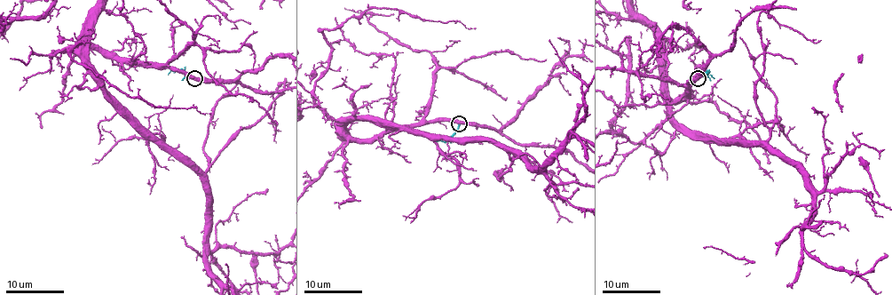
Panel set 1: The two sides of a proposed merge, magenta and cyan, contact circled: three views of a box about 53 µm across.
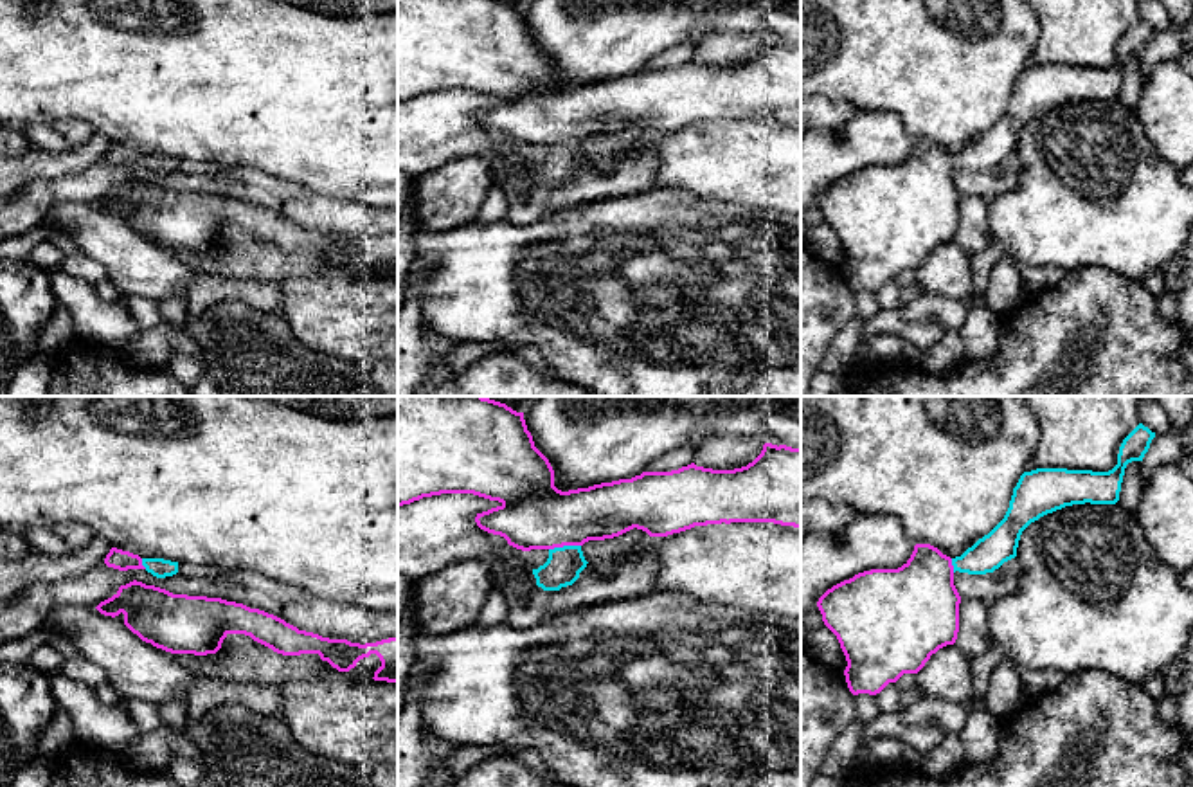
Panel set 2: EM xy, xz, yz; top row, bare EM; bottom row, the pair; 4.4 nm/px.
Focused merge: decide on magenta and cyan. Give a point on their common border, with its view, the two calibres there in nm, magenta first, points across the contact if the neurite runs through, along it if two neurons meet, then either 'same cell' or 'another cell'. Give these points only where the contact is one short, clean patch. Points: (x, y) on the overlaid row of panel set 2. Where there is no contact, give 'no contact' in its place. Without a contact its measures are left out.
meets magenta in xz at (564, 544); 300 nm thick on the magenta side, 160 nm on the other; runs through xz (535, 514), (564, 544), (564, 564); same cell

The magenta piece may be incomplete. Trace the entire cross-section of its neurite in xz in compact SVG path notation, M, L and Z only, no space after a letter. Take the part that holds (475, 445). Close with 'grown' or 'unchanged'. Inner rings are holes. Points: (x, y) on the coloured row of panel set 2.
M398 396L398 506L441 493L473 493L498 501L497 508L477 513L477 526L504 537L516 549L547 549L547 562L533 569L533 574L543 591L560 591L572 585L587 567L581 551L585 542L614 538L633 528L650 537L668 537L695 526L722 522L774 522L801 528L801 448L765 443L752 463L734 470L713 470L691 463L671 472L642 472L632 479L561 492L554 486L549 459L534 447L524 412L484 396Z | grown

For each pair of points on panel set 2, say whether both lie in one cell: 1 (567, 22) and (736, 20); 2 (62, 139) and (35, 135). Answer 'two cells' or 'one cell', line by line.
1: one cell
2: one cell

